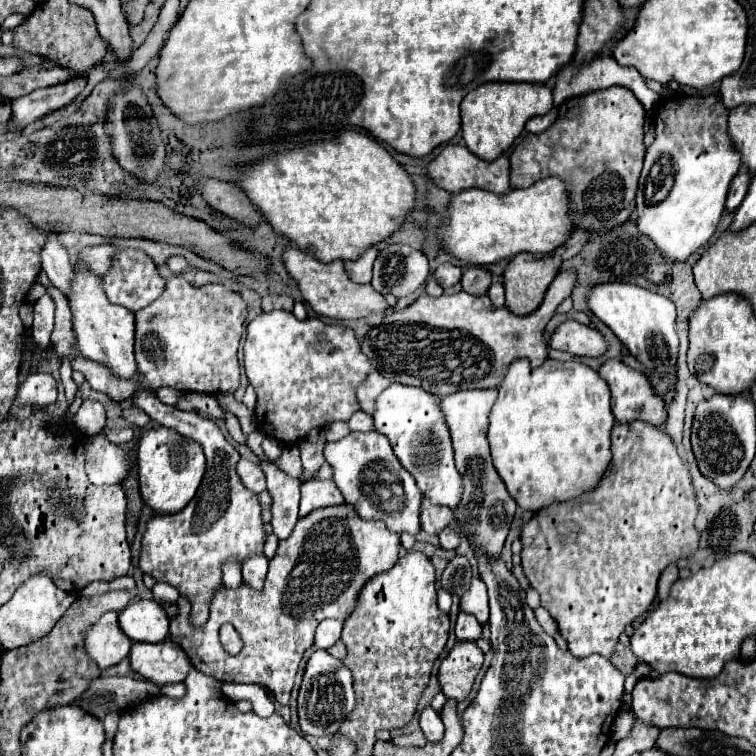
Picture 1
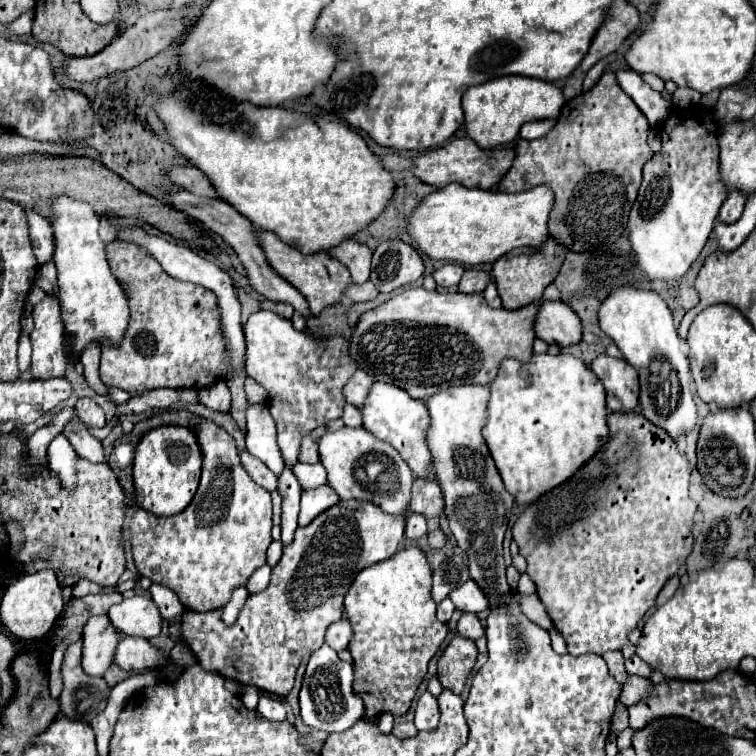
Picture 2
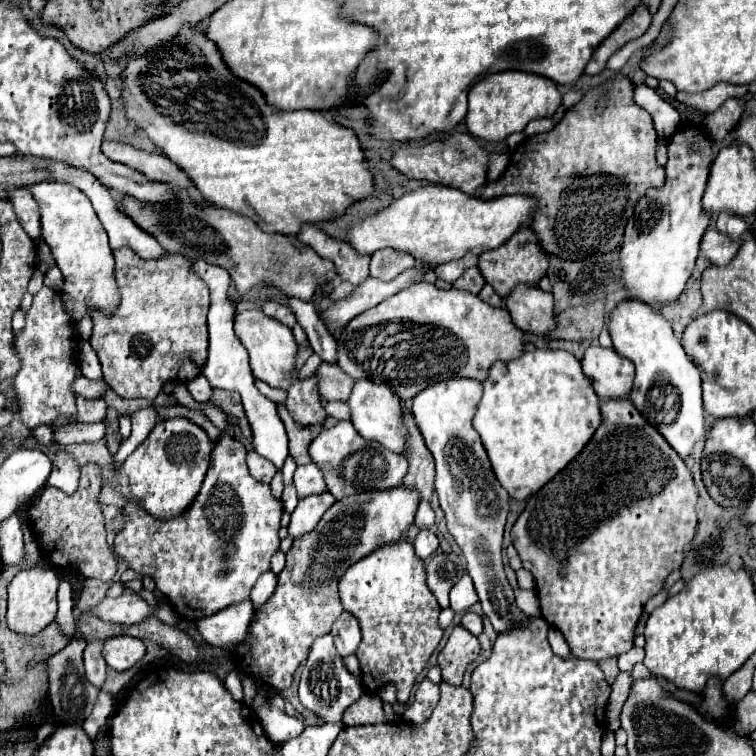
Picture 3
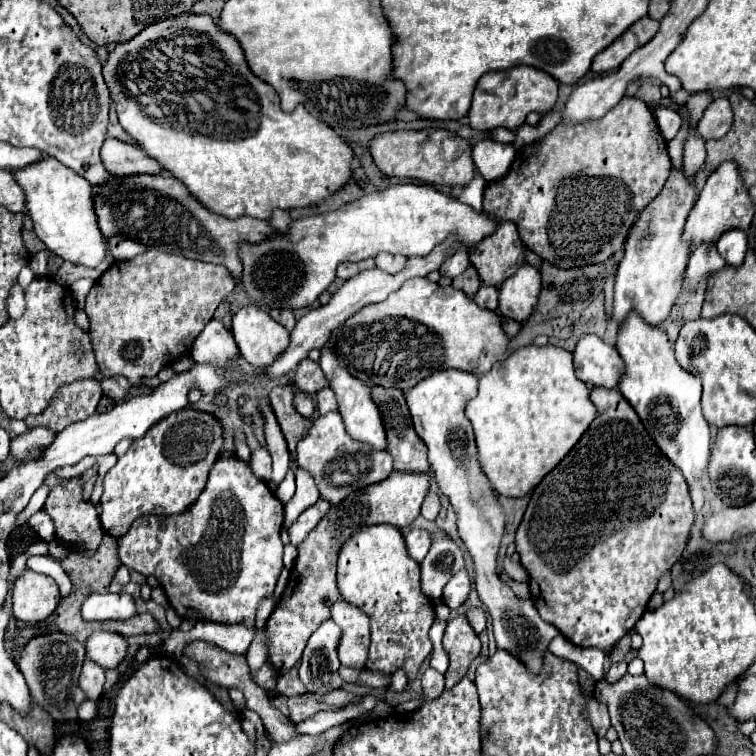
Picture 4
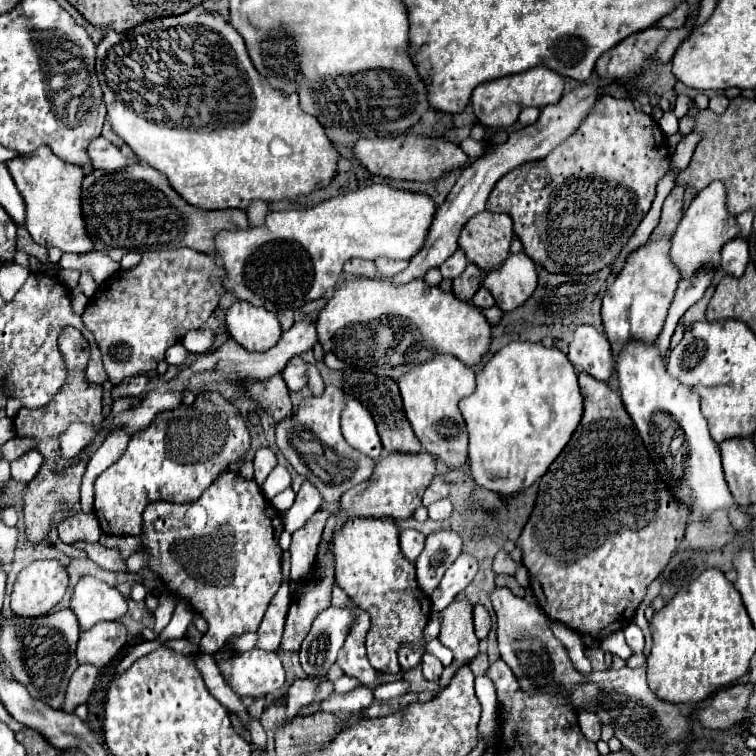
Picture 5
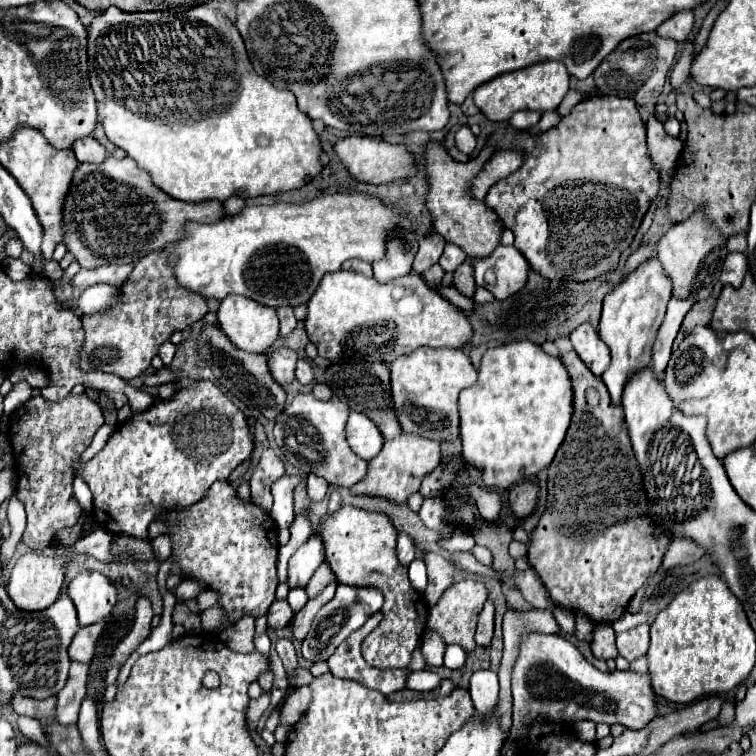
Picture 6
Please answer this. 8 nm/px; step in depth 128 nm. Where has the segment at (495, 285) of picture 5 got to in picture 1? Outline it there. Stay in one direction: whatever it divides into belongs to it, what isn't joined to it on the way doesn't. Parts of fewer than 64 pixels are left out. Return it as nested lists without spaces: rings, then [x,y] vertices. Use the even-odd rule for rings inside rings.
[[[570,318],[552,332],[550,348],[564,350],[574,356],[600,356],[606,352],[606,342],[598,330]]]

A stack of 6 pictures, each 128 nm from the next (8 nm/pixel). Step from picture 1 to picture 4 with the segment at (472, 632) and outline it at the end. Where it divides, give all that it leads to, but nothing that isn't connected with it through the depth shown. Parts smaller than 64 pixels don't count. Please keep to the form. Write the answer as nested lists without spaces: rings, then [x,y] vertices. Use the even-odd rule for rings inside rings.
[[[470,608],[466,612],[466,618],[470,620],[470,624],[472,624],[472,628],[474,628],[476,634],[480,634],[480,632],[486,630],[486,614],[484,614],[482,608]]]

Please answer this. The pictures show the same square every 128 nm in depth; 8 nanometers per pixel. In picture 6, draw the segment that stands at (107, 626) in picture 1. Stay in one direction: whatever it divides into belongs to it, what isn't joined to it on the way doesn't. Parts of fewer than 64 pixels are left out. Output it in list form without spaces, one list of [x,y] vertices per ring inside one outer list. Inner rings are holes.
[[[72,662],[68,682],[58,692],[54,722],[62,724],[62,726],[72,726],[72,724],[78,722],[80,702],[82,702],[82,698],[86,694],[86,680],[88,680],[88,664]]]

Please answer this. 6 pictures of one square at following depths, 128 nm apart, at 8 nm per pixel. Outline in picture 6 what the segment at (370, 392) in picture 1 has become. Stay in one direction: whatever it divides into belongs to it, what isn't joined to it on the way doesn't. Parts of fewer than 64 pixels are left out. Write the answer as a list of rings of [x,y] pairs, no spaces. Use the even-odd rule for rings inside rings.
[[[274,348],[268,354],[268,368],[272,378],[278,384],[288,384],[294,380],[294,368],[296,368],[296,352],[292,348]]]

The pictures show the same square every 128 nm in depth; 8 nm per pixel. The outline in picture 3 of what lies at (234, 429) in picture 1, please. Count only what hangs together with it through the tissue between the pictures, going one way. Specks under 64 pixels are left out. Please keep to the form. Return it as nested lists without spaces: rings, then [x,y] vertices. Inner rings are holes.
[[[198,374],[198,376],[192,378],[192,380],[188,380],[188,382],[186,382],[186,388],[188,388],[188,392],[192,394],[192,398],[194,398],[196,402],[208,402],[210,396],[212,396],[212,388],[210,388],[208,380],[204,380],[202,374]]]

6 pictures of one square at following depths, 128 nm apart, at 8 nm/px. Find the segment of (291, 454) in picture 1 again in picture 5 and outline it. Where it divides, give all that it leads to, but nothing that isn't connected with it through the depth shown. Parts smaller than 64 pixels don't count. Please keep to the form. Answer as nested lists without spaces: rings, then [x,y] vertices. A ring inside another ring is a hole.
[[[304,482],[300,492],[296,494],[296,502],[292,504],[290,510],[286,510],[284,516],[284,530],[288,530],[290,534],[300,530],[316,510],[320,510],[322,504],[322,494],[316,486],[312,486],[310,482]]]

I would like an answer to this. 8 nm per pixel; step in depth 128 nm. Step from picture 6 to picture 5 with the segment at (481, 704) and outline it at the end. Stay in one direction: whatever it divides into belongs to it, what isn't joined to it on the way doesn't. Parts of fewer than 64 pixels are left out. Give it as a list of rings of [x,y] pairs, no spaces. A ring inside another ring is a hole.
[[[486,674],[476,676],[476,696],[482,704],[482,718],[480,718],[478,732],[488,736],[496,724],[496,718],[498,718],[498,698],[496,698],[494,682]]]

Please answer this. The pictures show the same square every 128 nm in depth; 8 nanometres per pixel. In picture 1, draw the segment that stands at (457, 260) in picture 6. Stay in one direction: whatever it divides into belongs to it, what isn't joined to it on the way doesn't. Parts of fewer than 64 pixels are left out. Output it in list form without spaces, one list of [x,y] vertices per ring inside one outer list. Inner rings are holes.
[[[440,264],[434,272],[434,278],[436,282],[442,286],[442,288],[450,288],[454,286],[456,282],[460,282],[462,278],[462,268],[460,266],[454,266],[454,264]]]

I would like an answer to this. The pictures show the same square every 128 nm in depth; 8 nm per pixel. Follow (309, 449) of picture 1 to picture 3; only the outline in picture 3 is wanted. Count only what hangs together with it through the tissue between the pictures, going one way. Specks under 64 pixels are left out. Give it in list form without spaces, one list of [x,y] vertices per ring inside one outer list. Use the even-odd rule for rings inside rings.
[[[278,404],[278,414],[280,414],[280,418],[282,418],[284,426],[286,426],[286,432],[288,432],[290,456],[294,458],[296,464],[310,464],[306,448],[322,432],[322,424],[314,424],[314,426],[306,426],[306,428],[296,424],[284,404]]]

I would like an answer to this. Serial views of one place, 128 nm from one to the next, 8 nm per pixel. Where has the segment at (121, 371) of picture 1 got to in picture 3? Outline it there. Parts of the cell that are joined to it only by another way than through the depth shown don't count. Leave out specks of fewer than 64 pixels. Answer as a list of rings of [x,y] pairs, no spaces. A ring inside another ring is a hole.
[[[46,180],[28,186],[30,194],[40,206],[42,238],[50,246],[58,268],[64,274],[64,302],[74,320],[86,316],[92,308],[112,312],[118,306],[118,290],[114,282],[114,256],[108,246],[108,234],[104,232],[88,196],[72,184]]]

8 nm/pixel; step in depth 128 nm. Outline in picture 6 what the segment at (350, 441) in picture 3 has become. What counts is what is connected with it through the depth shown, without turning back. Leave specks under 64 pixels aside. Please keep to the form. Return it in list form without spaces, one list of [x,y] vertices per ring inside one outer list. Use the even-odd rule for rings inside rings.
[[[298,394],[292,400],[292,404],[286,406],[284,412],[276,418],[274,440],[284,452],[286,460],[294,464],[298,470],[306,474],[318,474],[326,478],[332,486],[350,488],[364,476],[368,462],[358,458],[344,438],[348,414],[350,408],[342,404],[338,398],[322,402],[316,400],[312,394]]]

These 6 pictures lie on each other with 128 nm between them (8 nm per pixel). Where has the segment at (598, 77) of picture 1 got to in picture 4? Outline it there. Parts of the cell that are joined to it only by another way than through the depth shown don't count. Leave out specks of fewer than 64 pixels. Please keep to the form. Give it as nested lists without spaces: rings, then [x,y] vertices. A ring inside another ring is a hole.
[[[658,108],[658,110],[654,110],[654,116],[656,116],[656,122],[658,122],[662,136],[666,140],[672,140],[676,136],[676,132],[680,130],[680,124],[682,124],[678,112],[674,112],[670,108]]]

